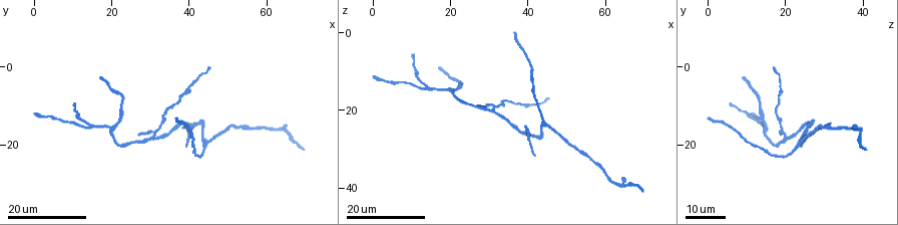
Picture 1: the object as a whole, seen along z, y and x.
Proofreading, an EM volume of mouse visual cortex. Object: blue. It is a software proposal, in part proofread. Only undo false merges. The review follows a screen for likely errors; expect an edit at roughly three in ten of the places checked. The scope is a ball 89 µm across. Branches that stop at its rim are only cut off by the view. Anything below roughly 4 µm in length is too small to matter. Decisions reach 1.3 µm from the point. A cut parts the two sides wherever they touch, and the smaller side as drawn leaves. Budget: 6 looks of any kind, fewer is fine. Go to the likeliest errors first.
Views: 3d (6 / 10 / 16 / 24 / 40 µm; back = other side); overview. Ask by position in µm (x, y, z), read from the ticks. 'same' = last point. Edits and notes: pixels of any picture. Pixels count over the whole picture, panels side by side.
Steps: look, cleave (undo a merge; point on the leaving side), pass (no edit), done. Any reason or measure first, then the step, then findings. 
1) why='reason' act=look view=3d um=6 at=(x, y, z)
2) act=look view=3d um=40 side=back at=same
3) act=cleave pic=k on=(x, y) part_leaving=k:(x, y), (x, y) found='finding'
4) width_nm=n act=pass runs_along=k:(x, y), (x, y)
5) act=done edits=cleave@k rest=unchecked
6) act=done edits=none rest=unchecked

why='three arms meet' act=look view=3d um=24 at=(15.0, 15.0, 14.5)

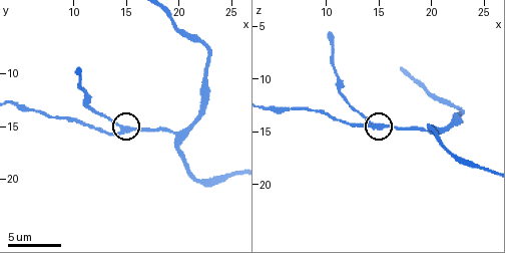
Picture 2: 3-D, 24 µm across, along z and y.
act=look view=3d um=6 at=(14.8, 15.2, 14.4)

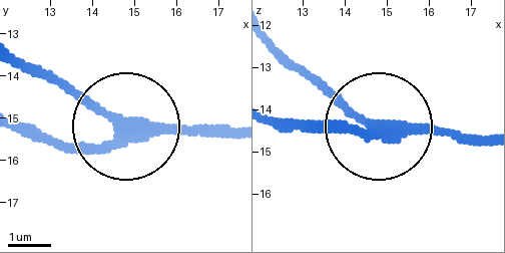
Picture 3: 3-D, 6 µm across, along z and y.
act=pass runs_along=3:(230, 128), (122, 128), (40, 66) found='continuous, no second neuron'

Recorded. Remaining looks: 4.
act=look view=3d um=24 at=(45.0, 19.0, 24.0)

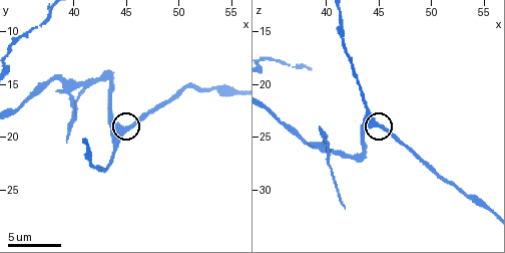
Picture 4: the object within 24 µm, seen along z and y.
act=look view=3d um=6 at=(44.6, 19.4, 23.8)

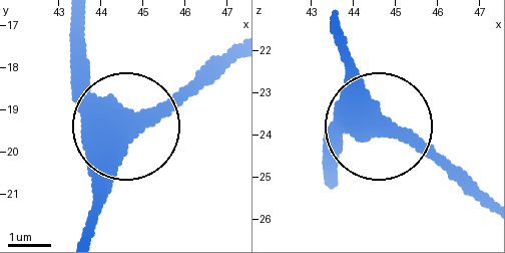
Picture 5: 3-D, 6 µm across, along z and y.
width_nm=440 act=pass runs_along=5:(75, 26), (78, 69), (129, 134), (89, 217) found='continuous, no second neuron'

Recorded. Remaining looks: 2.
why='branch point' act=look view=3d um=24 at=(20.0, 16.0, 15.0)

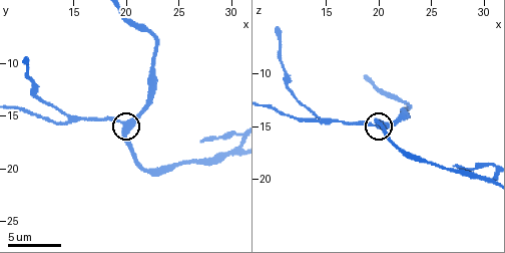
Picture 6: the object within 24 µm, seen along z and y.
act=look view=3d um=6 at=same

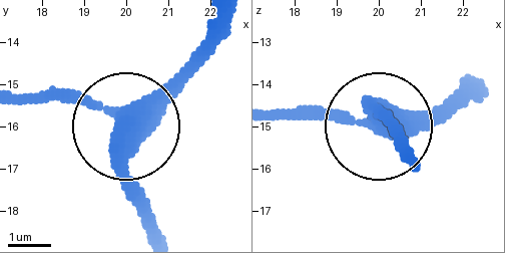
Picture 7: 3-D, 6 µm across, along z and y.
width_nm=390 act=pass runs_along=7:(158, 234), (130, 137), (212, 43) found='all the same neuron'

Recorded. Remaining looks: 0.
act=done edits=none rest=unchecked

